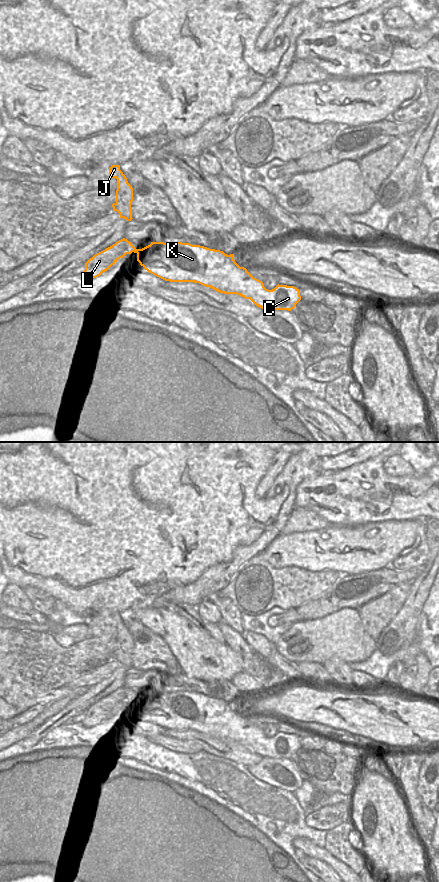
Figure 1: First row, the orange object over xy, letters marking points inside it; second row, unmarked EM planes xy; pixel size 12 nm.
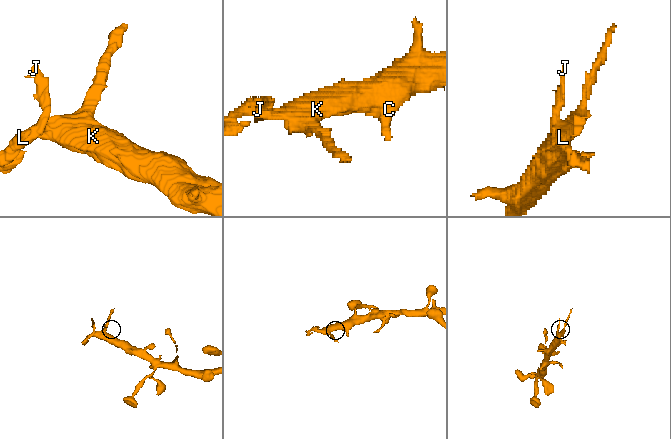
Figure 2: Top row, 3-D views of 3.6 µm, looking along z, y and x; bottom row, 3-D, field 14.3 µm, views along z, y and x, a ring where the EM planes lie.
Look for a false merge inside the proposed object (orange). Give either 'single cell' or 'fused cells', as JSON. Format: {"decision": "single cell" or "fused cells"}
{"decision": "fused cells"}

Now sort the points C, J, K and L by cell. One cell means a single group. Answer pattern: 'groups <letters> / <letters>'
groups C K / J L

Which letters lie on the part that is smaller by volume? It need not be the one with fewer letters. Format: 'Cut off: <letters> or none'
Cut off: J, L.

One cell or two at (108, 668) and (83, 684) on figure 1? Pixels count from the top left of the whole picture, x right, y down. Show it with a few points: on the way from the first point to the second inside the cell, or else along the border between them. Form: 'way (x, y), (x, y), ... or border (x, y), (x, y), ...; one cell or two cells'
way (102, 672), (89, 678); one cell

